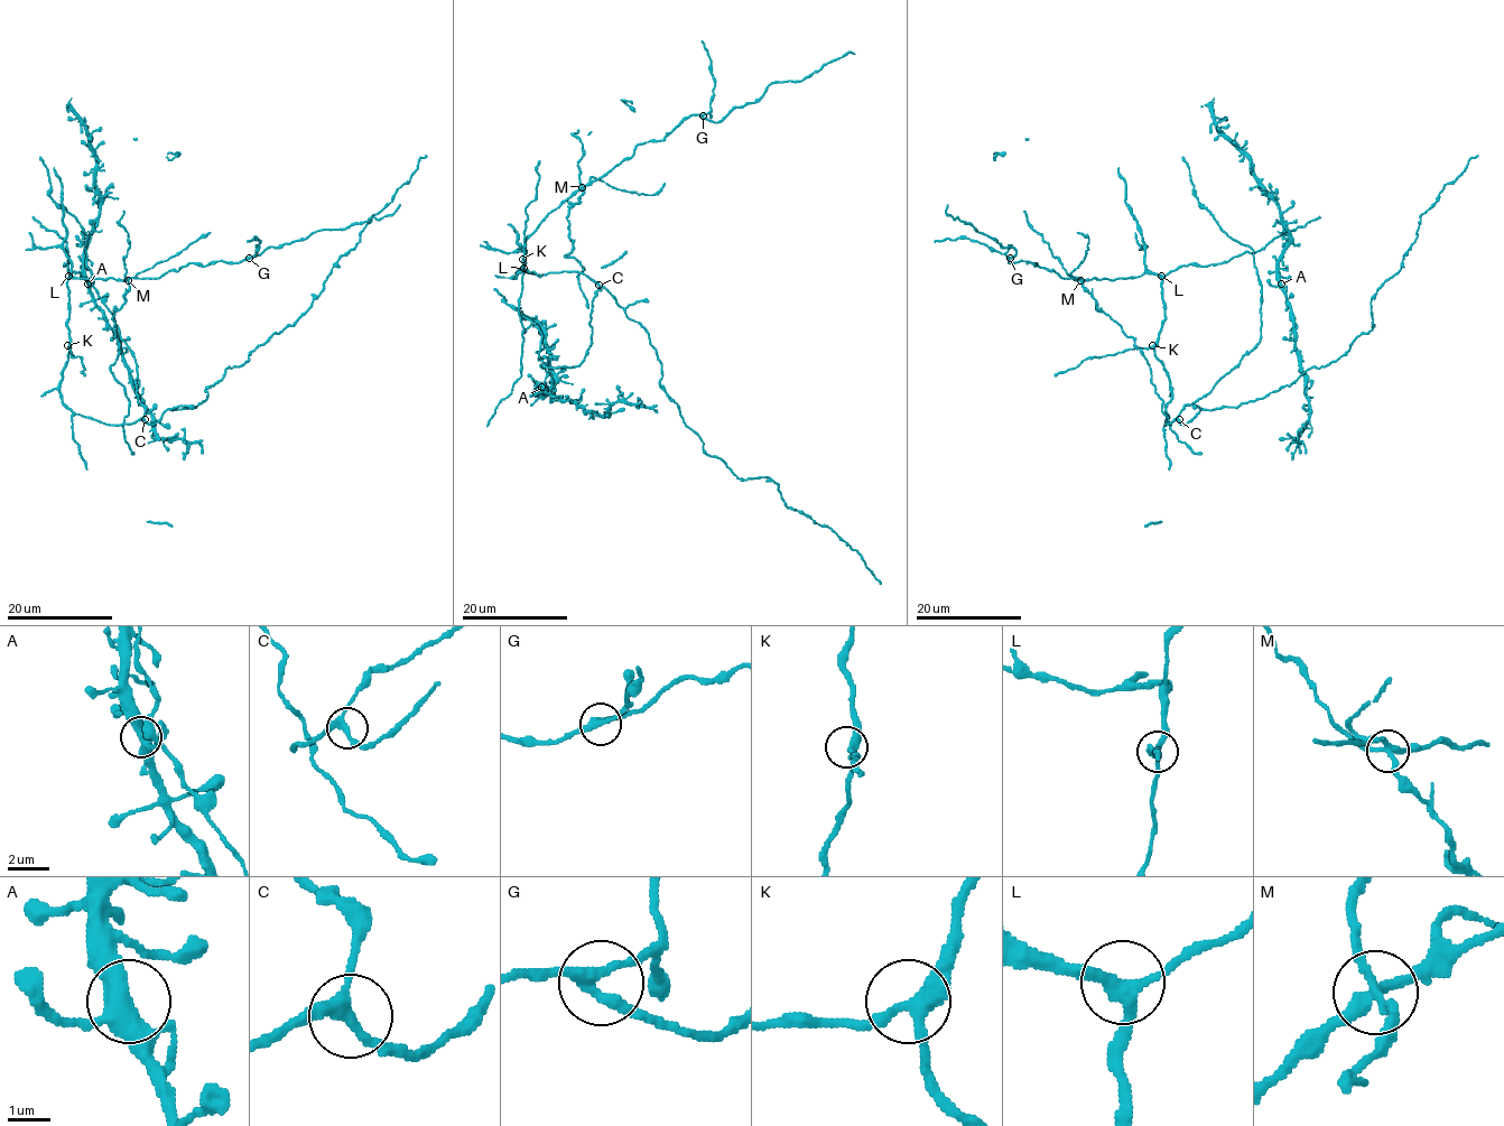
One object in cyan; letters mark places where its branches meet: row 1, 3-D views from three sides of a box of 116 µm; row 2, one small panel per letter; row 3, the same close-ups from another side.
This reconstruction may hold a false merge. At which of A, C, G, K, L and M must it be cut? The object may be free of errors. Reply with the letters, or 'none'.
M

